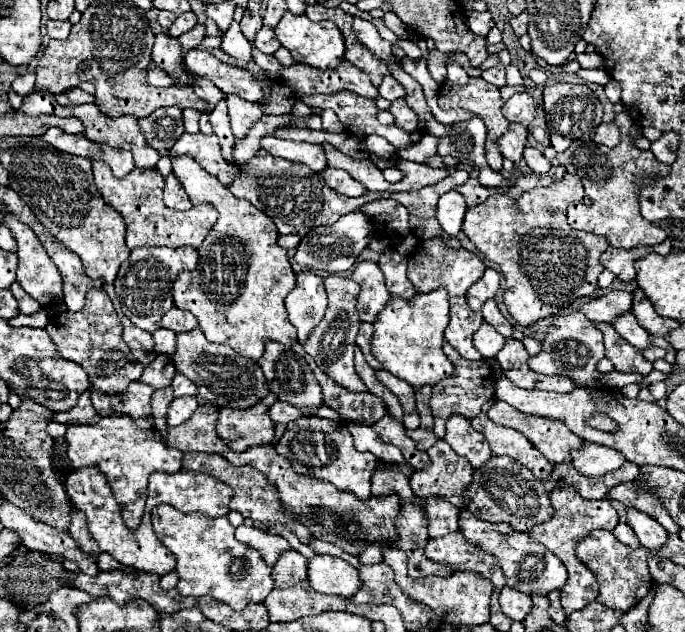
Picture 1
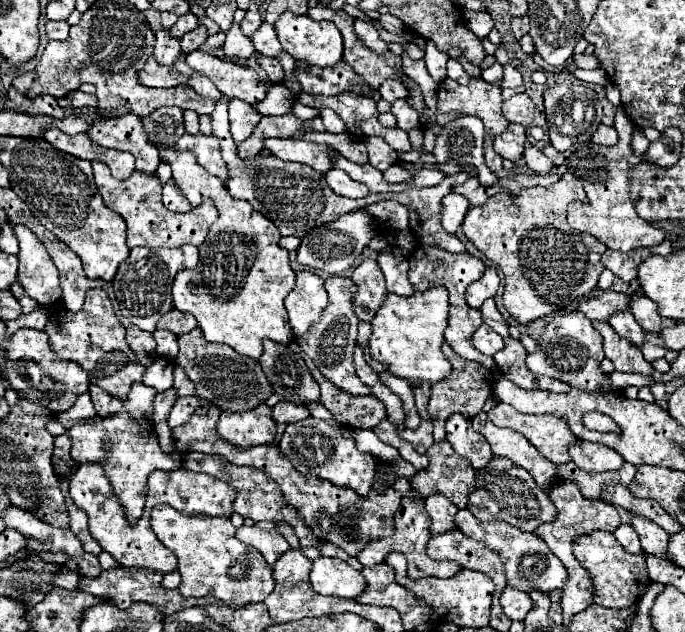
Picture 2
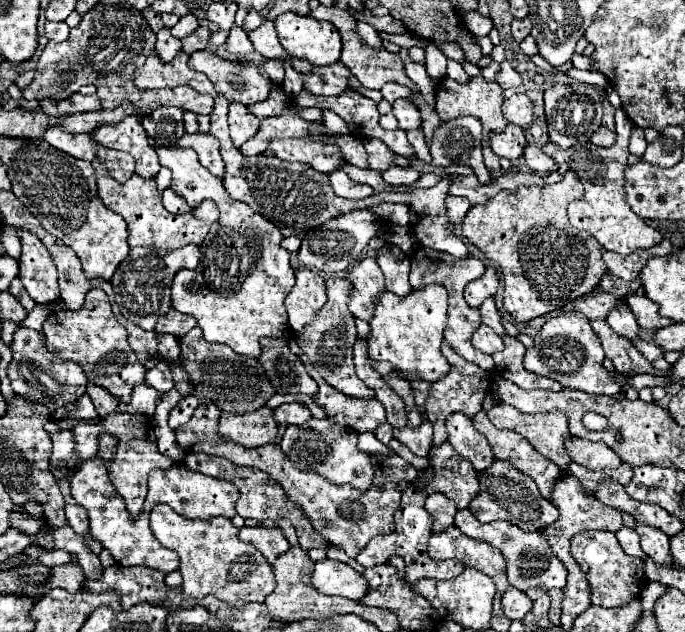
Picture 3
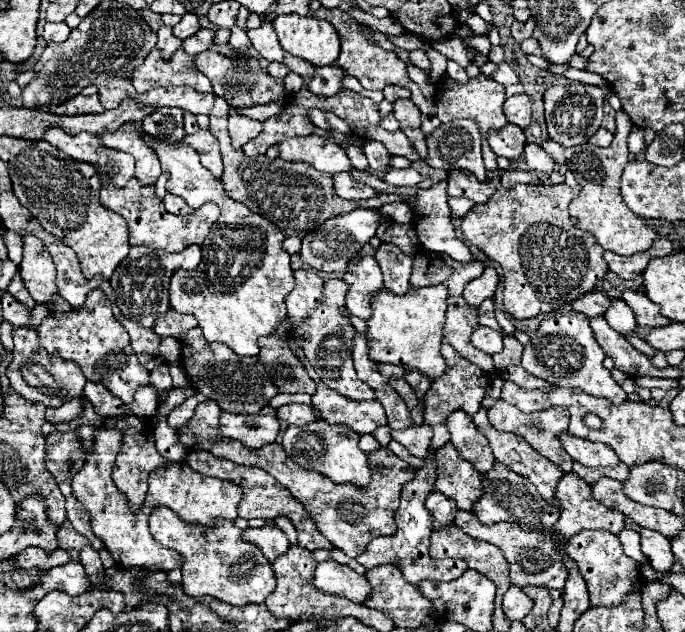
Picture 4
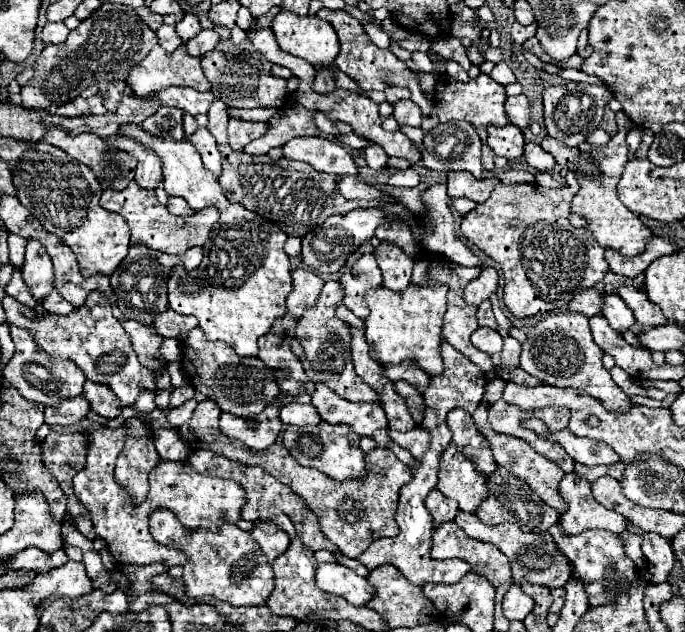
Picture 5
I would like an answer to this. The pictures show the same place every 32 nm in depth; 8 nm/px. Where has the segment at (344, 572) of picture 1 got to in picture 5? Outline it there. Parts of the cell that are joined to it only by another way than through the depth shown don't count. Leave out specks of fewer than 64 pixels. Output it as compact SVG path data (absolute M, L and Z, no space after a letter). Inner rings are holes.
M320 564L316 570L316 584L320 590L324 590L328 594L336 594L354 606L366 606L372 600L372 596L376 594L366 578L360 578L356 572L352 572L350 568L342 566L342 564Z

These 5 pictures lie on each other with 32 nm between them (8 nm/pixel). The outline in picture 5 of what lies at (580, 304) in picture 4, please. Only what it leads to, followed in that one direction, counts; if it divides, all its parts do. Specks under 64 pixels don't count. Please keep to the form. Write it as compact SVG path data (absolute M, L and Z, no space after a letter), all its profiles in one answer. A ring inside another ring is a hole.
M590 288L584 292L576 292L574 300L570 300L570 304L568 304L568 310L580 312L590 318L600 312L600 306L602 306L602 294L598 294L594 288Z

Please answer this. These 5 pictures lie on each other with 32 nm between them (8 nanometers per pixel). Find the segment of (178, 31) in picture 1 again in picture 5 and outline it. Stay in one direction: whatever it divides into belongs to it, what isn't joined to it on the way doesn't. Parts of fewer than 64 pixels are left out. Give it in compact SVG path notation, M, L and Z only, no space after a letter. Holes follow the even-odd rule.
M186 14L186 16L184 16L184 20L180 20L180 22L176 24L176 32L178 32L178 36L180 36L184 42L192 40L192 38L200 32L198 18L196 18L196 16L192 16L192 14Z

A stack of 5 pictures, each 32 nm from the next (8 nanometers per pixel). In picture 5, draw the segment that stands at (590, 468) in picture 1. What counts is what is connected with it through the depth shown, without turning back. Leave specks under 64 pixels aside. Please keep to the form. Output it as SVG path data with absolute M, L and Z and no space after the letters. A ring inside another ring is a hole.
M536 418L524 420L524 426L528 426L534 434L544 436L546 440L560 444L574 462L580 462L586 466L598 466L598 464L616 464L620 460L616 456L616 452L612 450L612 446L606 446L604 442L598 442L598 440L594 442L588 438L578 438L568 428L548 432L548 428L542 424L542 420L536 420Z

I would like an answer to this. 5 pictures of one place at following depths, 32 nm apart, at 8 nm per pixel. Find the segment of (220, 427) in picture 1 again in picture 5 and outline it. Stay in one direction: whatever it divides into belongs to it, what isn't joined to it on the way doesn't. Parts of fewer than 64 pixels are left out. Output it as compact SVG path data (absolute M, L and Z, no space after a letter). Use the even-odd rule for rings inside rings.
M284 394L282 404L268 404L268 408L264 408L264 412L252 416L252 418L240 418L240 416L232 416L232 414L220 414L220 430L222 434L226 434L228 438L240 440L244 442L248 448L260 452L266 450L268 446L272 446L280 434L282 428L282 420L278 418L280 408L294 402L292 394Z

